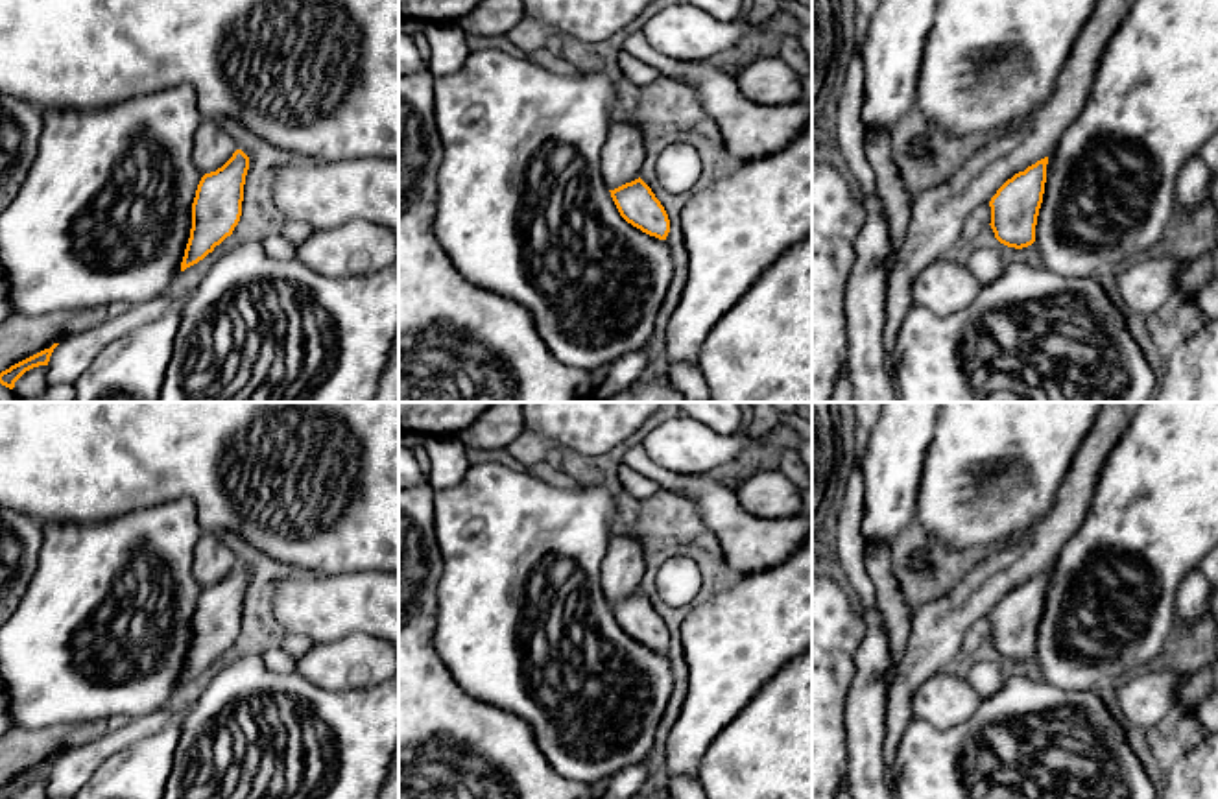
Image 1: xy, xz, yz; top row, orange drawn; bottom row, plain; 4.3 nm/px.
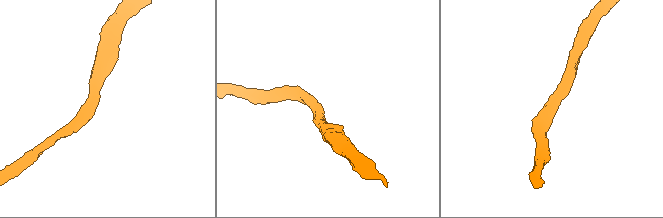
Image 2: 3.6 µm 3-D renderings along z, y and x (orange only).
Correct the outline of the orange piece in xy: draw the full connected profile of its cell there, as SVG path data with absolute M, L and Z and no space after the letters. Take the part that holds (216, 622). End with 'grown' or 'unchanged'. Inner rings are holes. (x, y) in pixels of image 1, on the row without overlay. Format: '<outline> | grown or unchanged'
M201 530L194 548L194 578L203 590L192 616L192 642L181 685L212 666L238 638L249 570L236 561L220 533Z | grown

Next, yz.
M1102 402L1052 509L1013 543L1000 544L945 596L914 611L899 668L888 686L882 740L888 769L893 769L897 745L914 718L914 696L932 675L950 668L974 622L991 620L989 638L1000 657L1022 662L1035 655L1048 568L1081 526L1102 467L1140 404Z | grown

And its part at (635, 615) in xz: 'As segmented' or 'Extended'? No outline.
Extended

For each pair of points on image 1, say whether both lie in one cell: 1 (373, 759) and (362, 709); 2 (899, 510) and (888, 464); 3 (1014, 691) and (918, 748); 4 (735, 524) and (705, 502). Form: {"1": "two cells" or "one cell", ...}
{"1": "one cell", "2": "one cell", "3": "one cell", "4": "one cell"}

